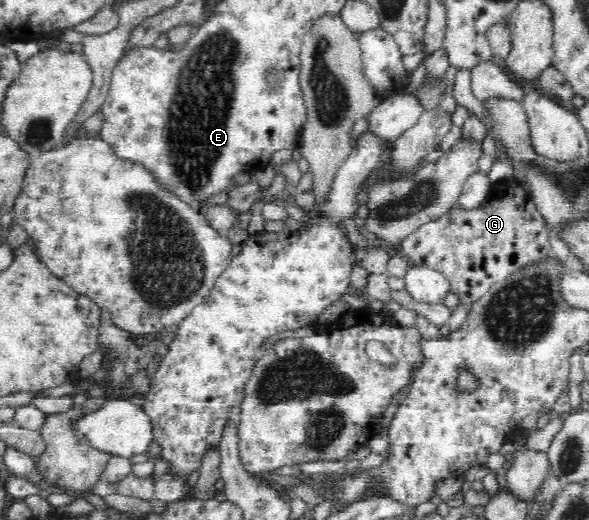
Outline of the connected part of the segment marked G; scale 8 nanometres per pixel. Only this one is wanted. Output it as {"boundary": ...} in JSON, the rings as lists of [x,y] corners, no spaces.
{"boundary":[[[501,183],[501,186],[493,194],[489,193],[483,204],[475,210],[461,210],[458,204],[455,204],[439,218],[418,226],[396,247],[413,265],[425,266],[444,274],[450,282],[450,290],[457,294],[463,305],[471,306],[493,281],[504,279],[523,265],[550,254],[548,230],[544,227],[544,219],[533,200],[529,200],[518,190],[509,190],[507,185]]]}

